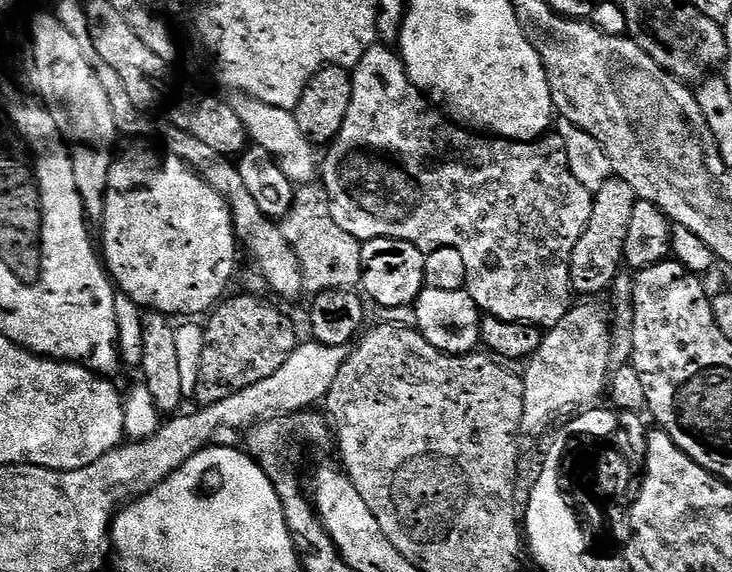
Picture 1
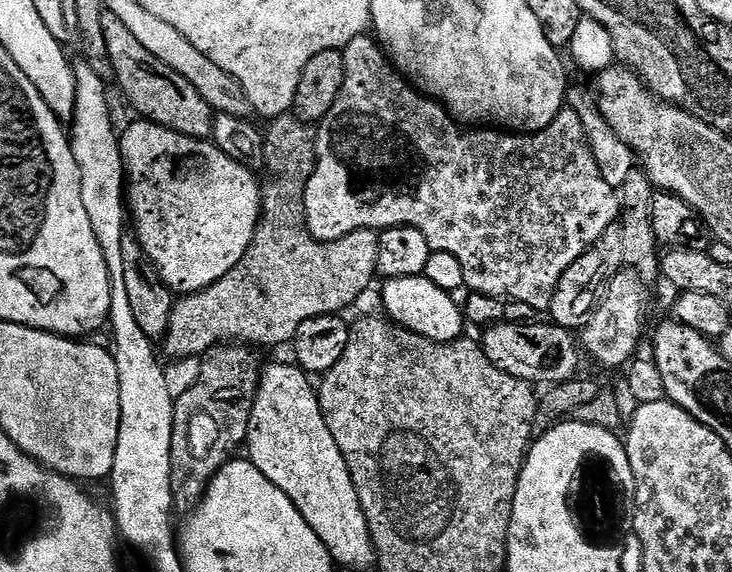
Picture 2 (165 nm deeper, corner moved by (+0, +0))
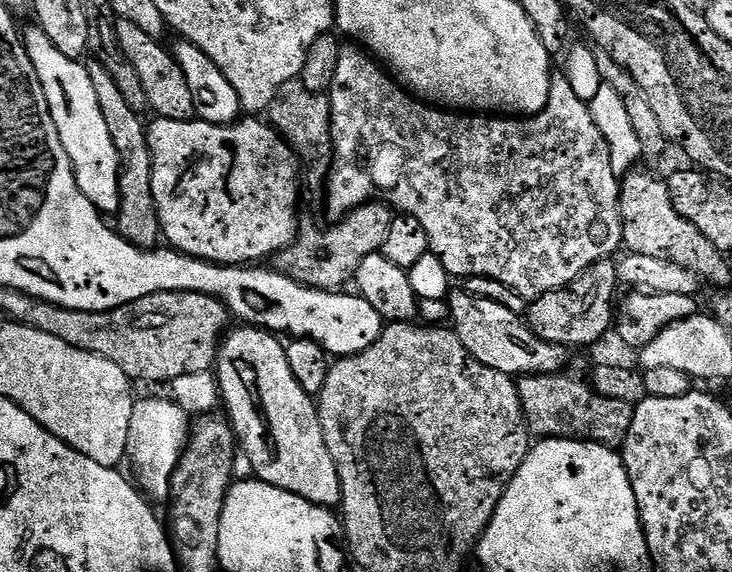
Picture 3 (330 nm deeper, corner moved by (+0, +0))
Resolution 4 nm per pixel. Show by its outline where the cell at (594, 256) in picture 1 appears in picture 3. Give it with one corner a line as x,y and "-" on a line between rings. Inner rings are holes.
612,258
594,262
586,270
582,270
578,278
569,282
567,288
547,292
531,301
526,321
534,334
548,343
563,344
569,350
584,350
598,341
614,324
614,305
618,300
616,265
617,261

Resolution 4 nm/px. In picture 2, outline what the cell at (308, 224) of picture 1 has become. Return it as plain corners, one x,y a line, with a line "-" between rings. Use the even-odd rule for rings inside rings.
287,114
273,119
267,126
269,128
266,128
264,132
264,168
266,169
266,173
268,172
268,181
265,179
262,184
260,221
256,227
254,238
250,242
246,254
242,254
238,266
234,266
234,270
230,270
230,274
218,278
218,282
206,286
200,292
190,292
181,295
173,303
170,322
168,323
168,332
162,338
163,355
165,357
168,355
168,358
172,360
185,360
191,356
203,357
205,352
210,351
211,348
215,348
217,344
226,344
229,342
239,342
249,346
261,344
264,348
272,348
275,344
284,344
284,346
291,345
294,334
298,334
298,326
302,326
302,322
306,322
309,318
335,316
343,313
345,311
343,308
350,307
371,286
372,279
377,279
376,263
378,262
378,242
380,241
380,232
377,229
359,228
356,232
346,234
340,240
316,240
308,232
308,223
306,222
306,214
304,213
304,195
306,194
306,186
312,177
311,171
308,170
316,166
316,132
314,131
313,125
303,124
294,114
-
280,168
305,168
305,172
280,172

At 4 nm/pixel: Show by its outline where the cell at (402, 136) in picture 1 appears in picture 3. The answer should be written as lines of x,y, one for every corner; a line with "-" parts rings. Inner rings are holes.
344,46
338,54
338,70
334,74
330,99
334,159
330,165
332,173
328,176
328,212
333,216
333,221
343,220
349,212
361,208
364,204
387,202
397,213
413,216
418,218
418,222
422,222
428,235
428,251
439,258
442,266
446,266
449,277
485,276
510,286
529,302
547,292
567,288
569,282
578,278
578,274
582,274
582,270
586,270
599,260
615,257
615,252
621,251
624,231
620,221
620,180
611,166
610,146
602,136
602,131
595,125
589,105
582,98
578,98
578,94
574,94
574,89
570,87
570,82
563,74
553,75
548,105
537,116
501,118
496,114
461,114
456,110
429,106
411,91
401,87
363,47

